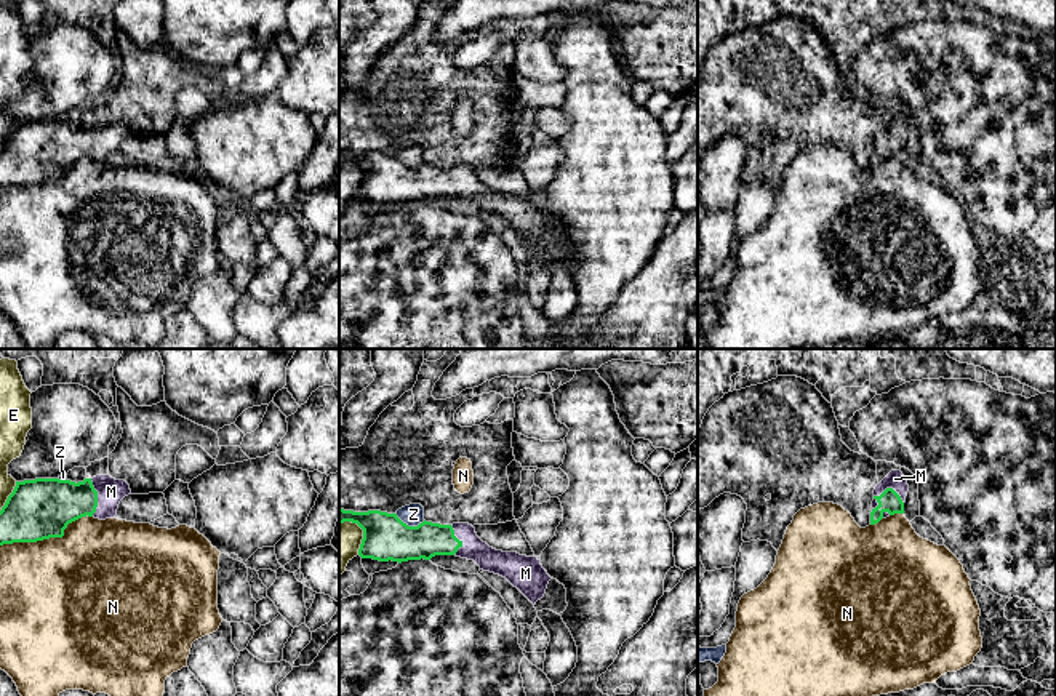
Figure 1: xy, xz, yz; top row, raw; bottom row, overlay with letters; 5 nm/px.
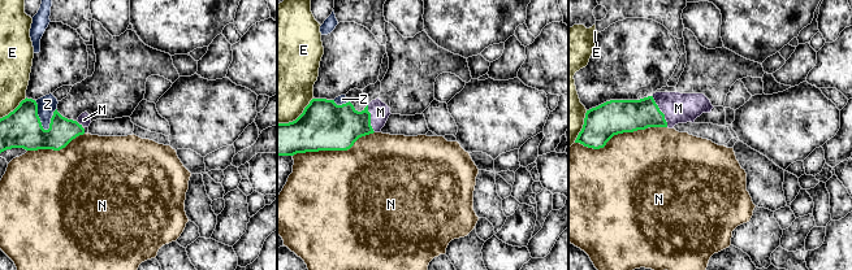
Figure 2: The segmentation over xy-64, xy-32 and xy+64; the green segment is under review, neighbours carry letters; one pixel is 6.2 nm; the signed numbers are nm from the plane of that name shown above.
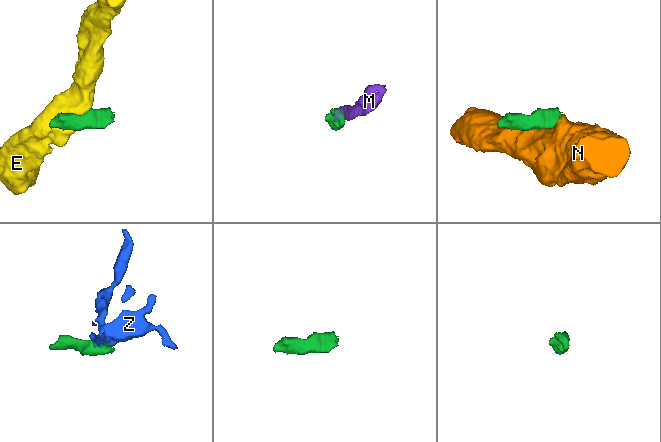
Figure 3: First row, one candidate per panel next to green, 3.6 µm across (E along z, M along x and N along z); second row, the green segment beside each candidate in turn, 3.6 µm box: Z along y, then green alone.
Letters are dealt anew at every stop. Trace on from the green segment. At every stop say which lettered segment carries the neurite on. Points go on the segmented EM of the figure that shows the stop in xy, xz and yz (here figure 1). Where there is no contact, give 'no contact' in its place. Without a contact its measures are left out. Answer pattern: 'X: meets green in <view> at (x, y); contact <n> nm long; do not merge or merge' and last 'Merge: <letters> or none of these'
E: meets green in xy at (8, 496); contact 170 nm long; do not merge
M: meets green in yz at (887, 488); contact 170 nm long; merge
N: meets green in xy at (48, 538); contact 480 nm long; do not merge
Z: meets green in xz at (410, 527); contact 160 nm long; do not merge
Merge: M

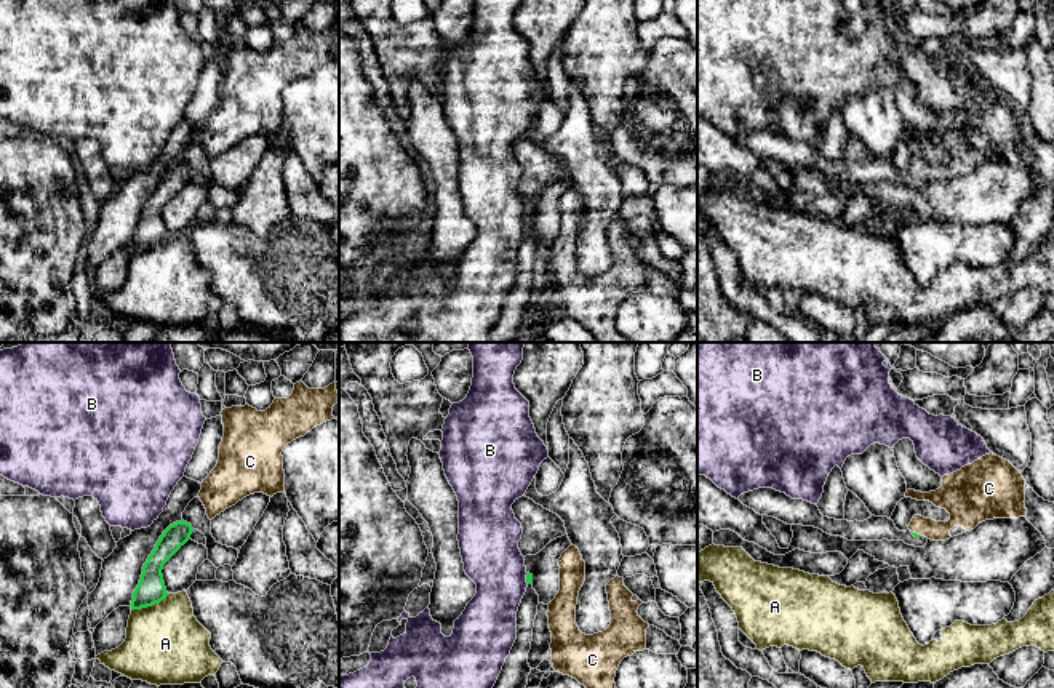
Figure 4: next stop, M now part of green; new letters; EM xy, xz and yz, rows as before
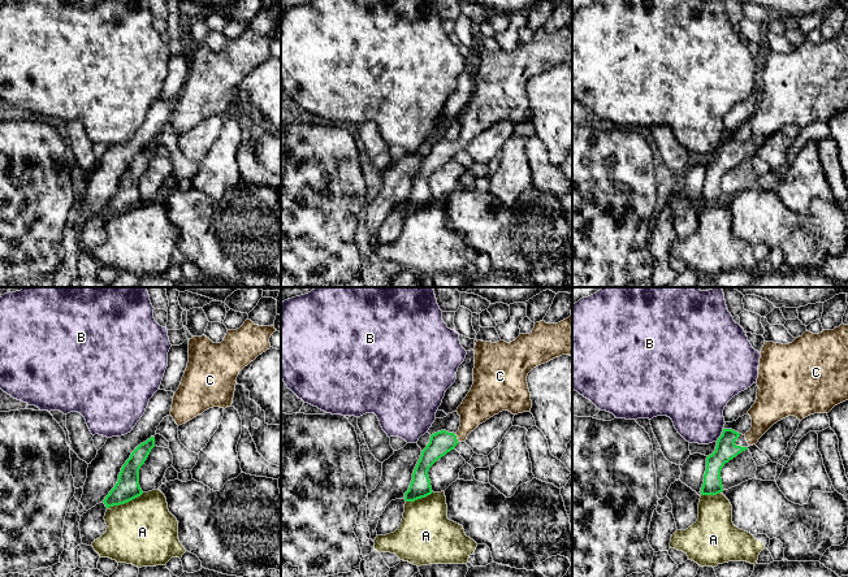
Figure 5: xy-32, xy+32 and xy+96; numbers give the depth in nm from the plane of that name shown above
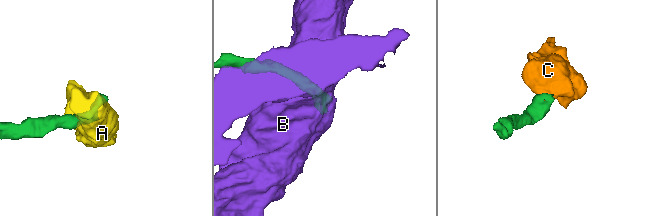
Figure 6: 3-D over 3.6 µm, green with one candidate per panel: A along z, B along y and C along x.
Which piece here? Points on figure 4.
A: meets green in xy at (149, 605); contact 200 nm long; do not merge
B: meets green in xz at (526, 578); contact 60 nm long; do not merge
C: meets green in yz at (915, 533); contact 50 nm long; merge
Merge: C

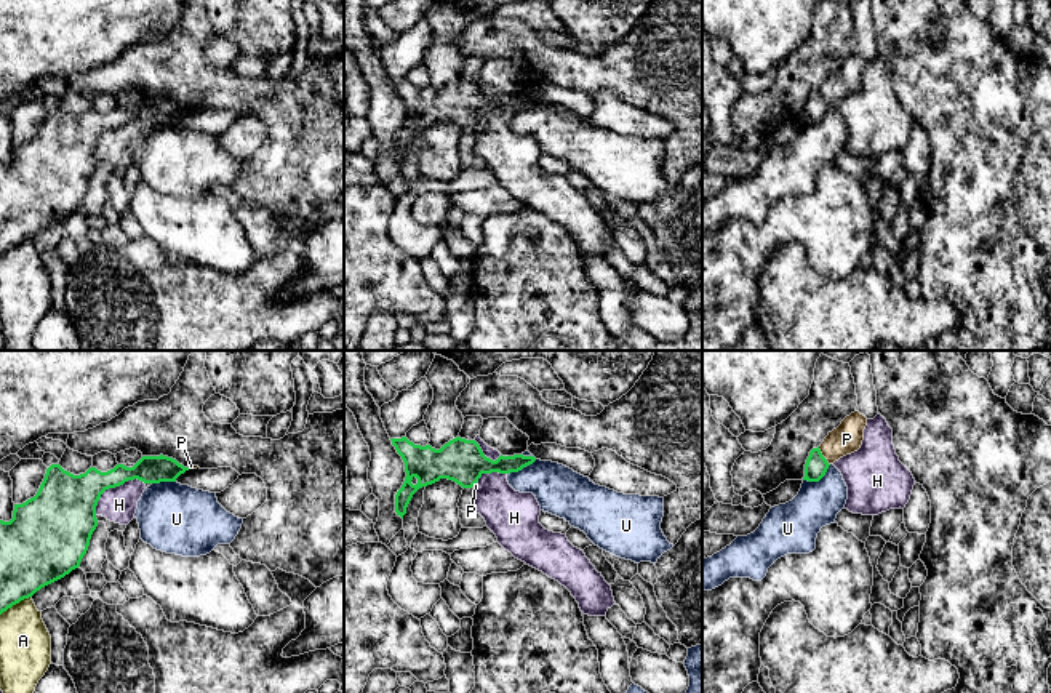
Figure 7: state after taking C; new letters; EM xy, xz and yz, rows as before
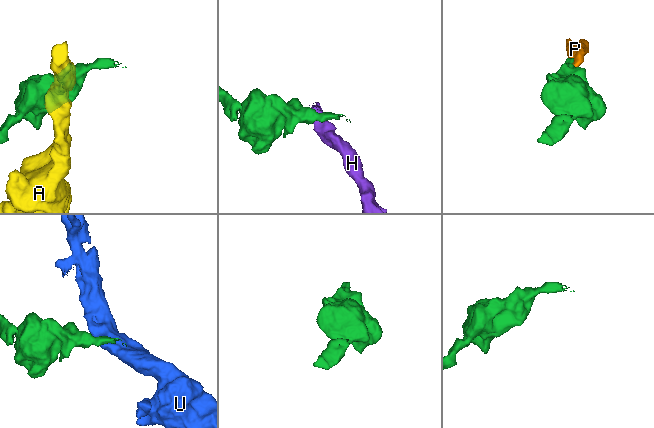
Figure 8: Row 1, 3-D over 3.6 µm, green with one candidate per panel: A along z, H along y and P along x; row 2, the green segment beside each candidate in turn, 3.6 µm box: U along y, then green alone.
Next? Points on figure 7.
A: meets green in xy at (15, 604); contact 190 nm long; do not merge
H: meets green in xy at (112, 487); contact 300 nm long; do not merge
P: meets green in yz at (823, 456); contact 110 nm long; merge
U: meets green in yz at (818, 480); contact 170 nm long; do not merge
Merge: P

